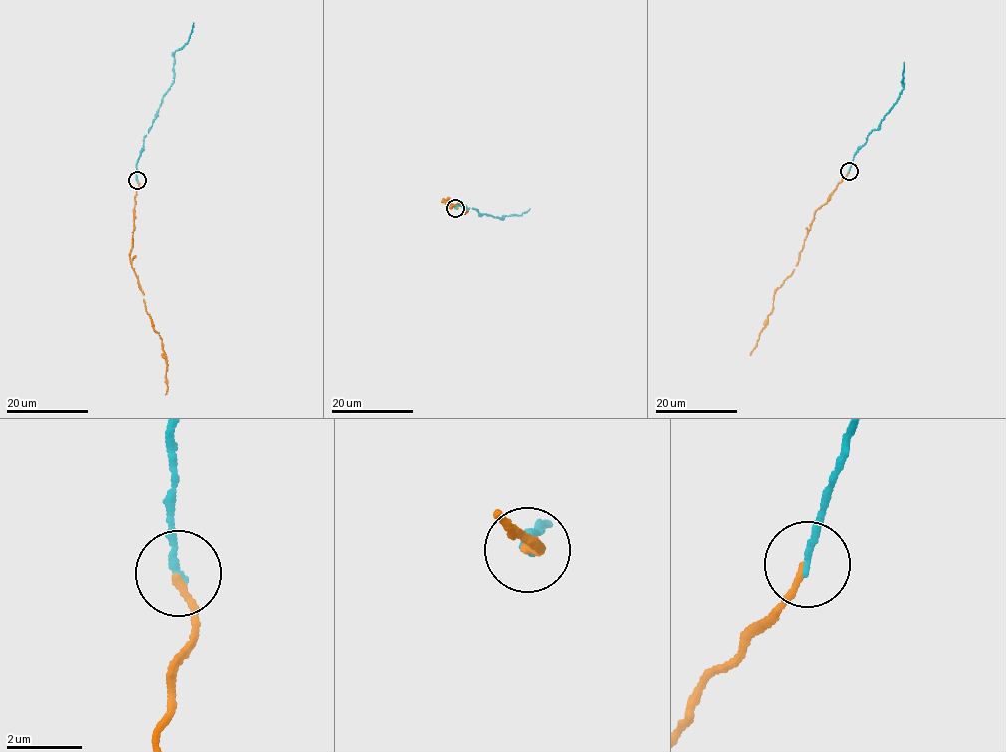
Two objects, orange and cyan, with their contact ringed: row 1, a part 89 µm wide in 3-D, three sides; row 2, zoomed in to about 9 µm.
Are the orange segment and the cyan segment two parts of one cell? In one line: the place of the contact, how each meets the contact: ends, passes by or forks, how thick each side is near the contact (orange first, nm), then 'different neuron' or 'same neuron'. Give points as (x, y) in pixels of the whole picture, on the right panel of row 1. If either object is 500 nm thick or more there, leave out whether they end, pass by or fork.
place (849, 171); orange ends; cyan ends; calibres 170 and 160 nm; same neuron

